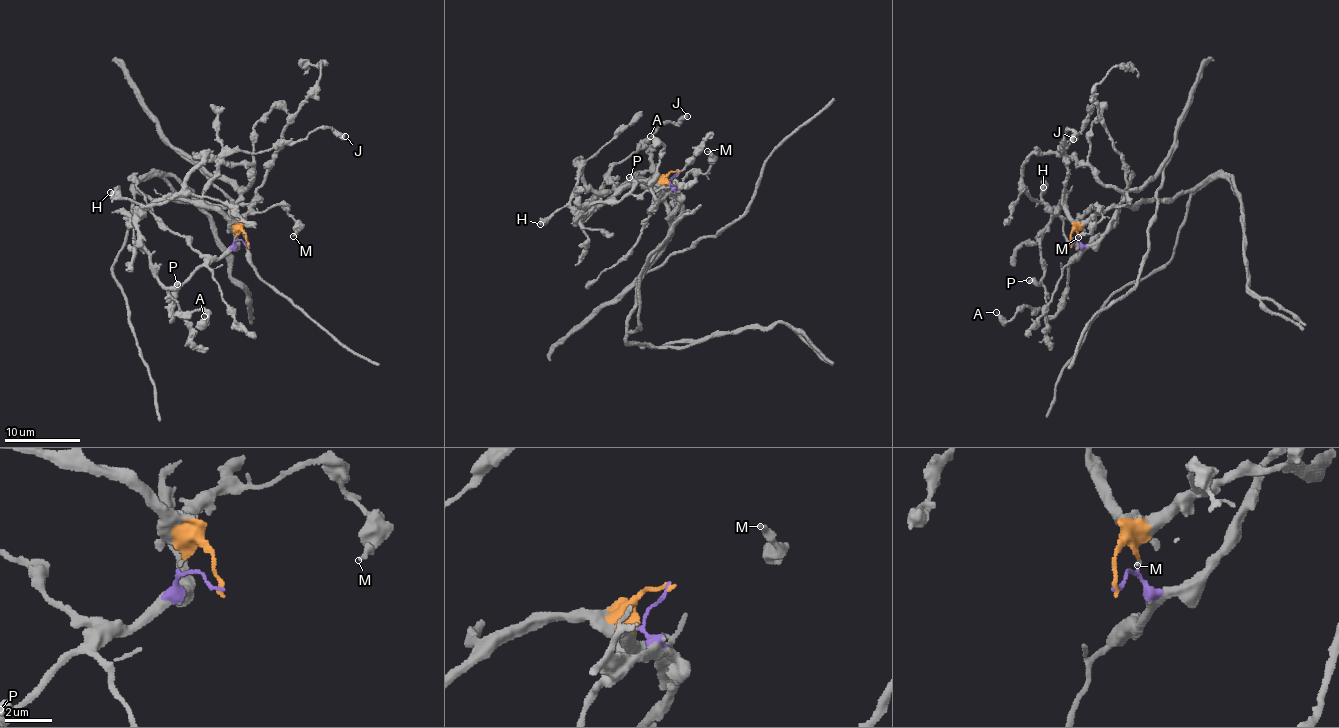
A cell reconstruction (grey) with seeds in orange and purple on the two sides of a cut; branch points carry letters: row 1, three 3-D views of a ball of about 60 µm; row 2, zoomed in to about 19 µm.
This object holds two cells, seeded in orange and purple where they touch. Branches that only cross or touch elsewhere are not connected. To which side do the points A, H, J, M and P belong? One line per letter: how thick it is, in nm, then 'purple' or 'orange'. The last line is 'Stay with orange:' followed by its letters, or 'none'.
A: 240 nm | purple
H: 420 nm | purple
J: 440 nm | orange
M: 180 nm | orange
P: 400 nm | orange
Stay with orange: J, M, P

